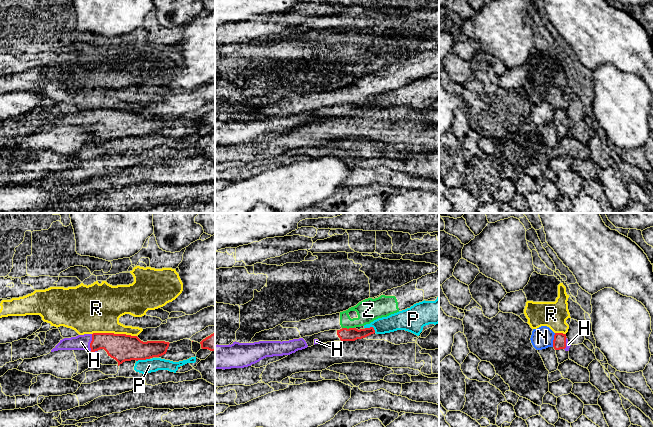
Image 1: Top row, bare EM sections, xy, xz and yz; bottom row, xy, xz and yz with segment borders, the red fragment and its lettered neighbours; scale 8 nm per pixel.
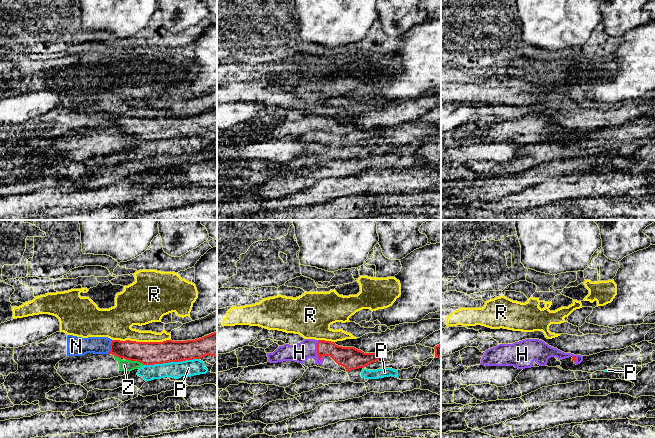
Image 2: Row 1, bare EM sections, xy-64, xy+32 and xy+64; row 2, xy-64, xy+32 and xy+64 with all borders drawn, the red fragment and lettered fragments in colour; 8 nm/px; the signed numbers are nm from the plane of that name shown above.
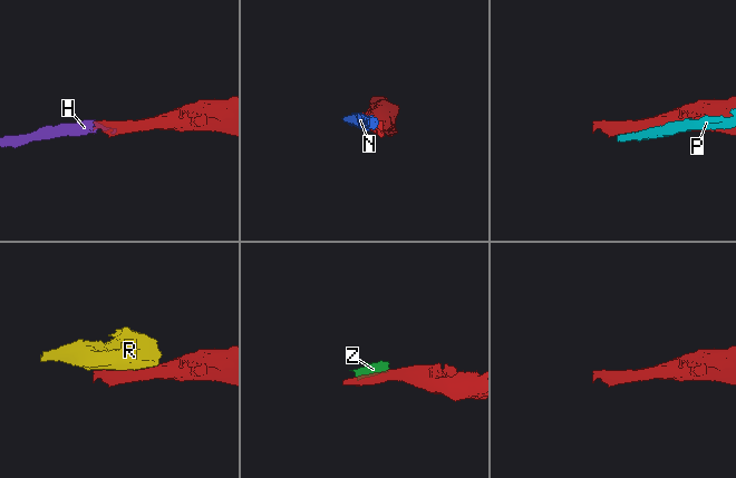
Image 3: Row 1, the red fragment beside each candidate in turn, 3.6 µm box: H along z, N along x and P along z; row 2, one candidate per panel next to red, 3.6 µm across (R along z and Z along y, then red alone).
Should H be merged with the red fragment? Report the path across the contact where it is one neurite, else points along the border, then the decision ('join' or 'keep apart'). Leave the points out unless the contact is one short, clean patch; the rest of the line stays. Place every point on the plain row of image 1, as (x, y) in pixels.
way xy (121, 123), (110, 118), (91, 118), (81, 118); join

